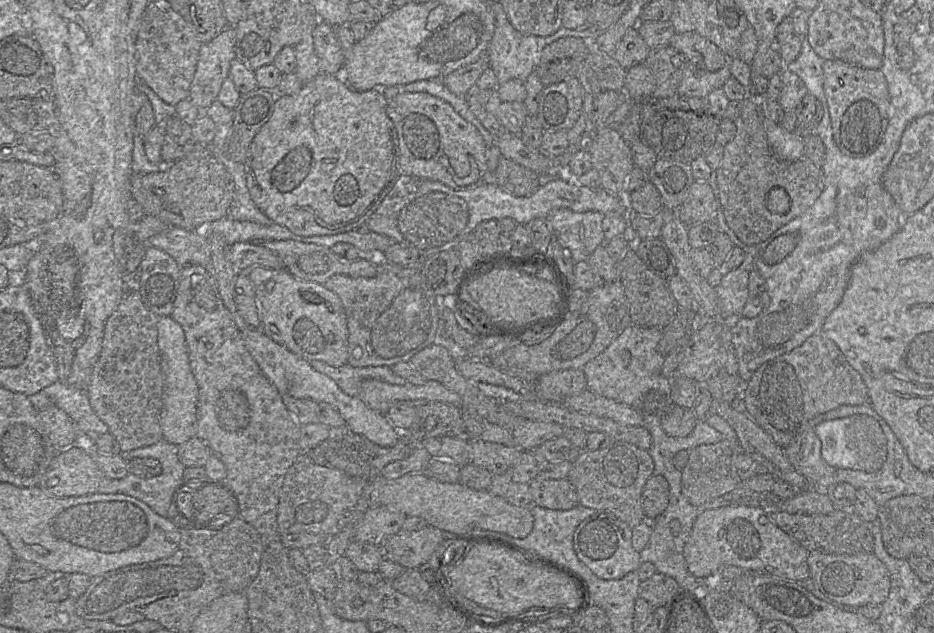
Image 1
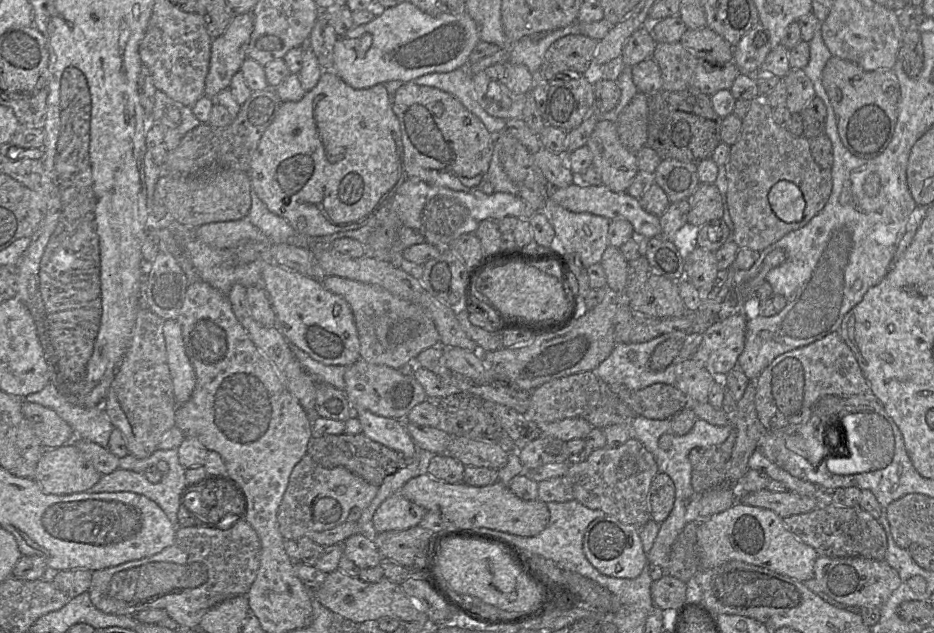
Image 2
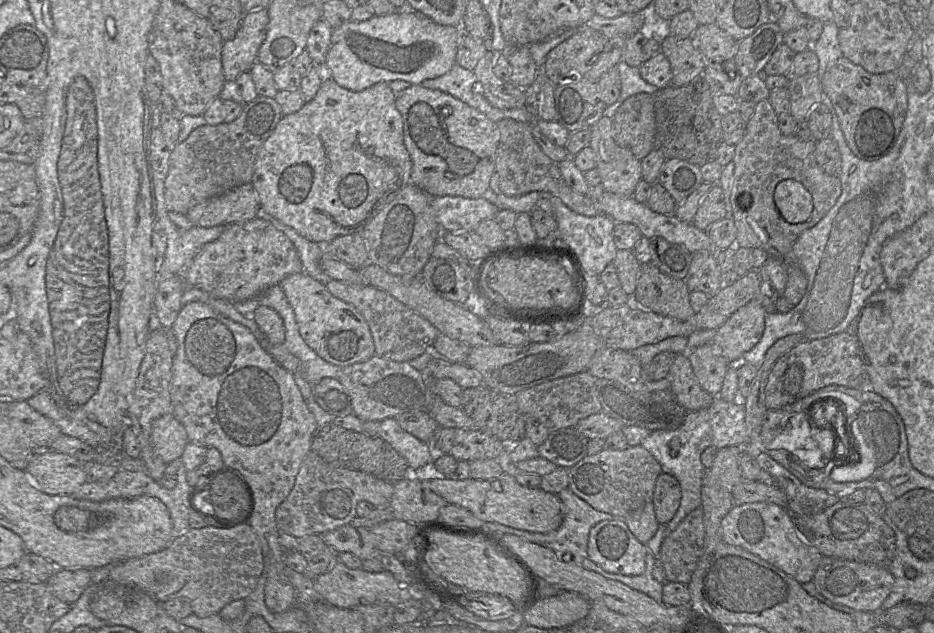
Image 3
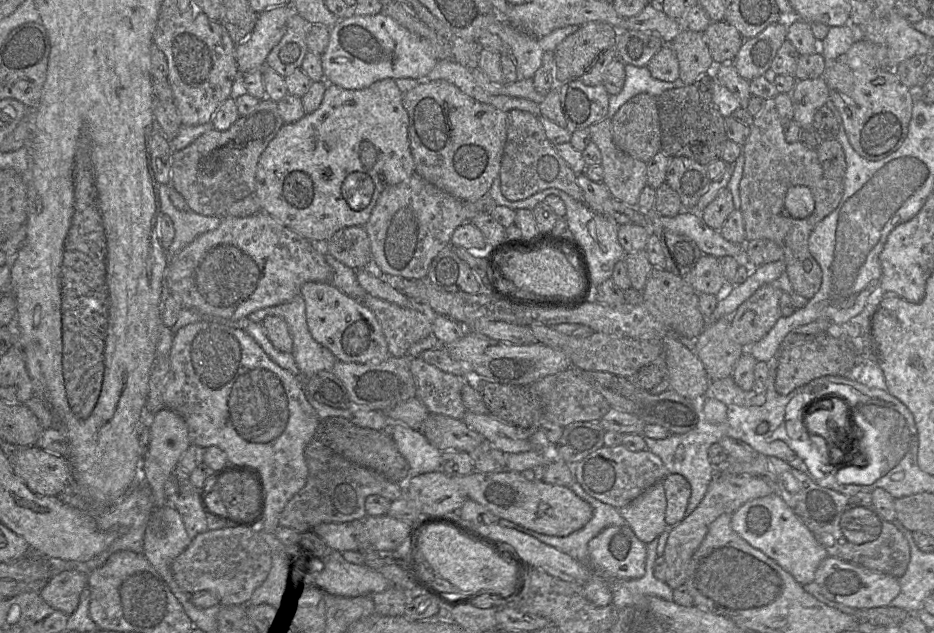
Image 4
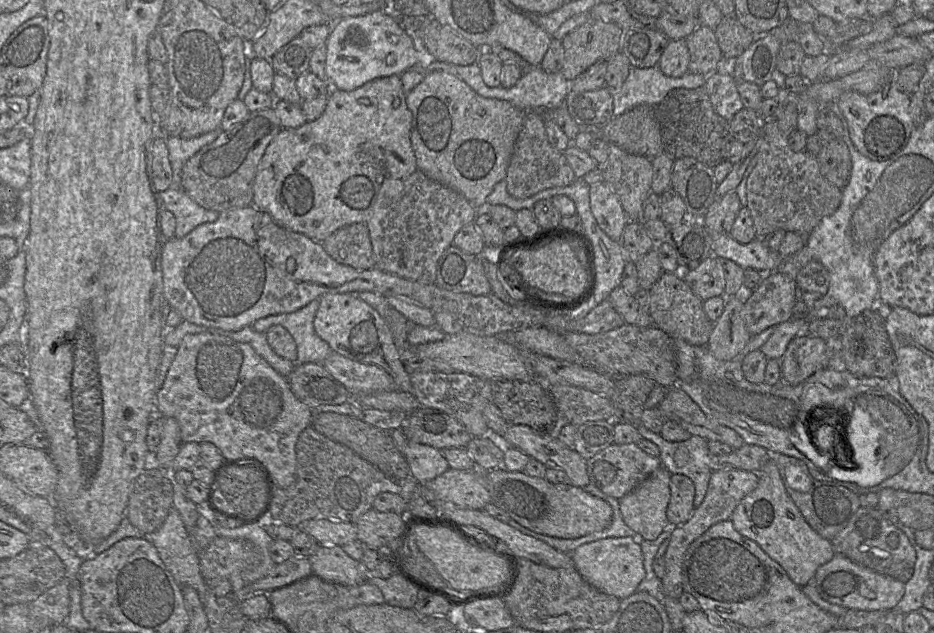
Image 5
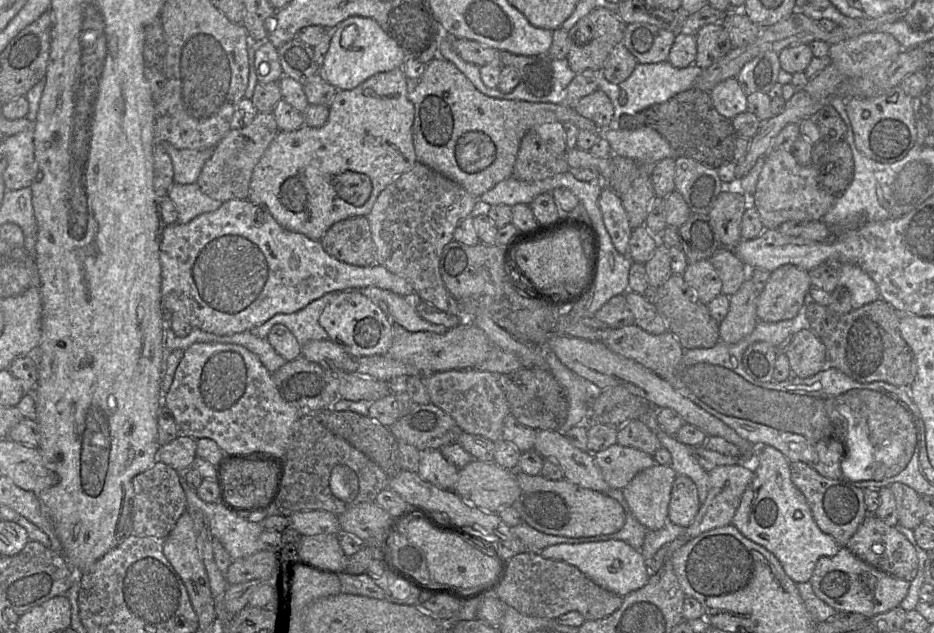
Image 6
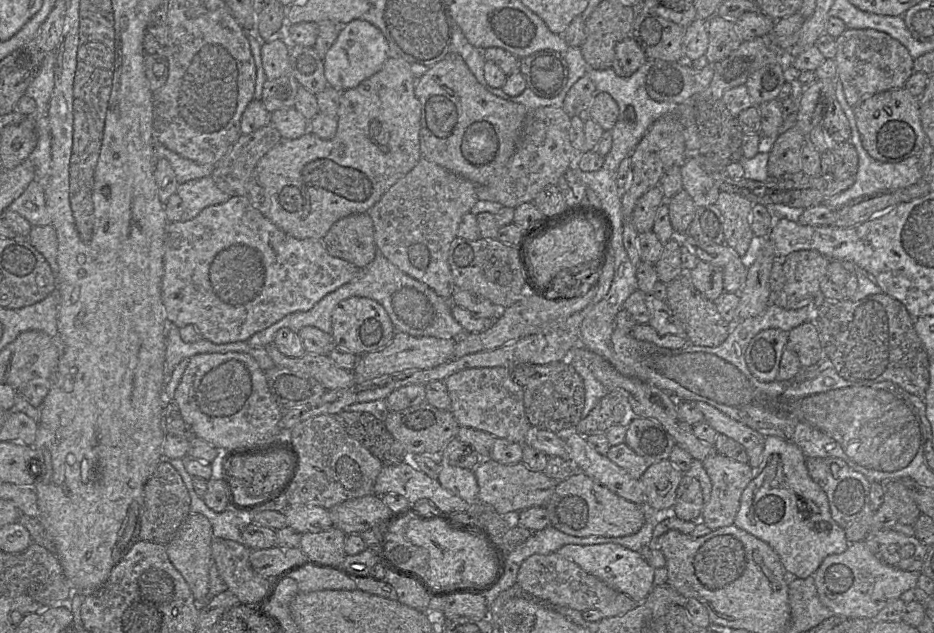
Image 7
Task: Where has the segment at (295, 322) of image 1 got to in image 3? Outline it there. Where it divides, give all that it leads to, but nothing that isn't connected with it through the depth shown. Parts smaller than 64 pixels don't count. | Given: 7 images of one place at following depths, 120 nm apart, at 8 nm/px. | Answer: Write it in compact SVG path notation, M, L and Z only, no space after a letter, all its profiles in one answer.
M301 272L287 276L279 285L294 310L301 337L322 359L343 368L375 356L373 337L364 317L352 304L332 295L325 283Z

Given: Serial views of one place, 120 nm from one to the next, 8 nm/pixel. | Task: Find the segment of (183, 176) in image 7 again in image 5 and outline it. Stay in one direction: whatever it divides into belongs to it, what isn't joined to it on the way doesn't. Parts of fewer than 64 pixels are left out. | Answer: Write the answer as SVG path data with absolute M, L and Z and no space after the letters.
M221 129L213 130L195 138L182 139L169 136L168 138L157 135L167 145L169 160L172 167L172 187L181 185L181 172L186 161L202 147L212 143L222 132Z

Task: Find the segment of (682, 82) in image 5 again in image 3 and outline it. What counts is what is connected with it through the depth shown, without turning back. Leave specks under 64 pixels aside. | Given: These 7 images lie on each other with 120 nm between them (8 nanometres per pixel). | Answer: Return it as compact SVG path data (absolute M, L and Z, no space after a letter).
M621 60L615 67L621 78L621 91L618 100L606 106L603 115L613 118L621 104L630 96L641 92L655 95L659 88L646 82L640 75L639 67L631 67Z

